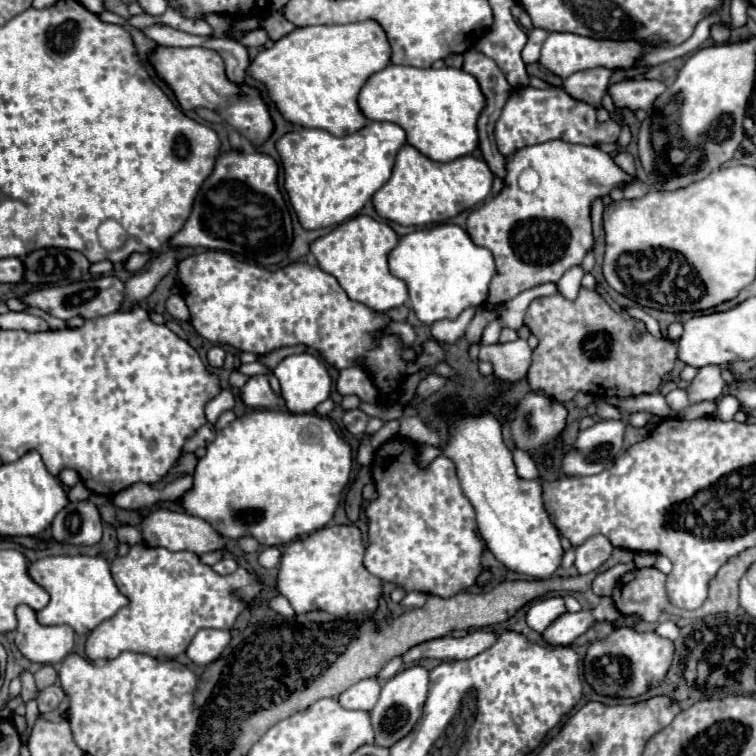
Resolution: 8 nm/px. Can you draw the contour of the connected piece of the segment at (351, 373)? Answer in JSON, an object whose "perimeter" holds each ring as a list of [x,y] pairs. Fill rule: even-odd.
{"perimeter":[[[346,368],[340,370],[338,380],[336,380],[336,392],[346,396],[346,394],[356,394],[362,402],[376,402],[376,388],[372,380],[364,374],[362,368]]]}

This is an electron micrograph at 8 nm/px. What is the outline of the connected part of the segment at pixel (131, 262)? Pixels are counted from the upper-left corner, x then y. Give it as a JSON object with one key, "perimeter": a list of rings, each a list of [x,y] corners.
{"perimeter":[[[134,253],[127,259],[124,267],[129,273],[136,273],[141,270],[149,262],[149,260],[152,259],[152,257],[154,257],[154,254],[152,253]]]}

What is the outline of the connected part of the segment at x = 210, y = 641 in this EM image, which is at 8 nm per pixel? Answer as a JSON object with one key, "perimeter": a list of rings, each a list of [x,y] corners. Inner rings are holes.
{"perimeter":[[[206,628],[206,630],[200,630],[194,636],[186,654],[194,664],[206,666],[206,664],[214,662],[216,658],[220,658],[220,654],[228,646],[228,642],[230,642],[230,632],[228,630]]]}

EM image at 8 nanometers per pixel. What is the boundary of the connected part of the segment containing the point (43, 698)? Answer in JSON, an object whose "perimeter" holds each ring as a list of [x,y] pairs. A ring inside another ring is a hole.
{"perimeter":[[[48,686],[44,688],[40,694],[38,694],[38,710],[40,714],[46,714],[46,712],[52,712],[58,708],[60,700],[64,700],[64,692],[62,688],[58,686]]]}

